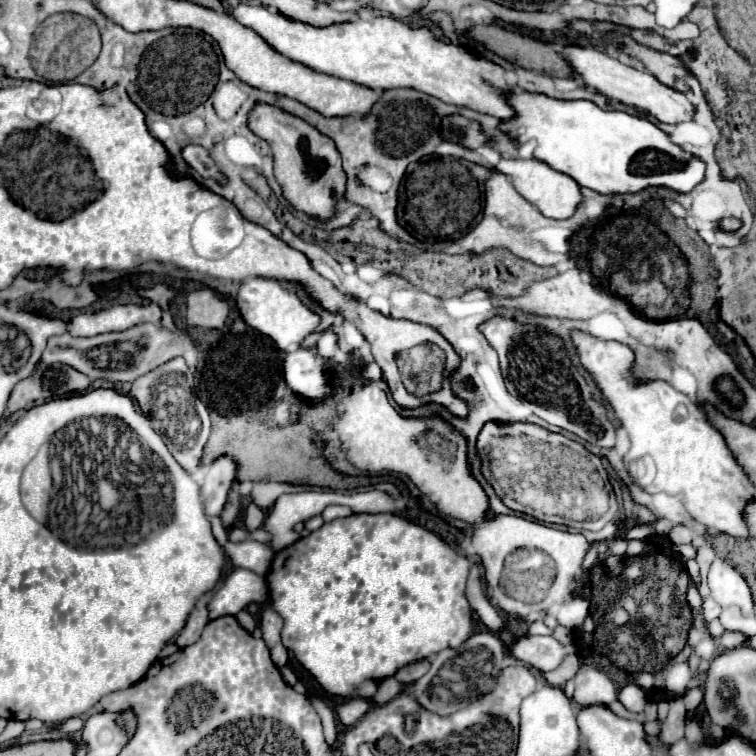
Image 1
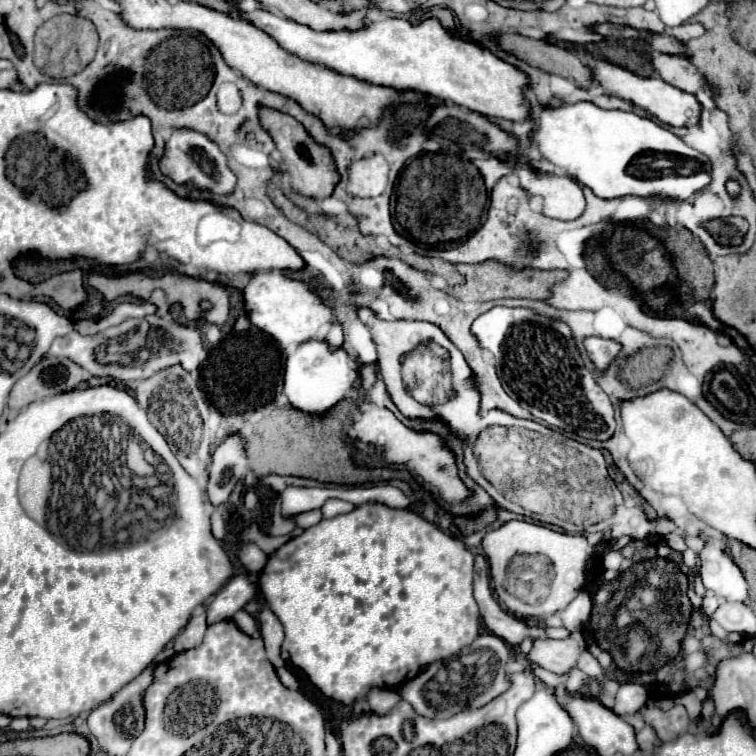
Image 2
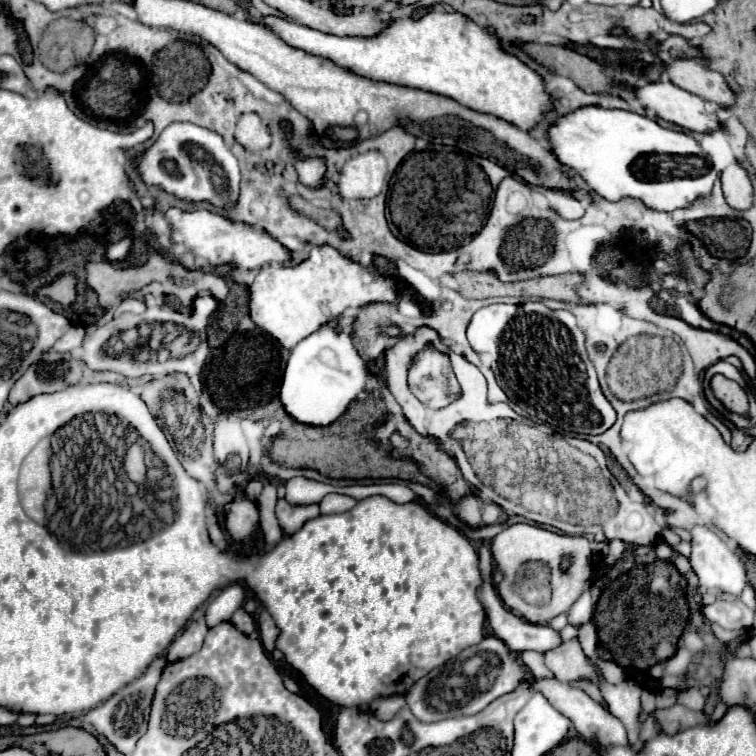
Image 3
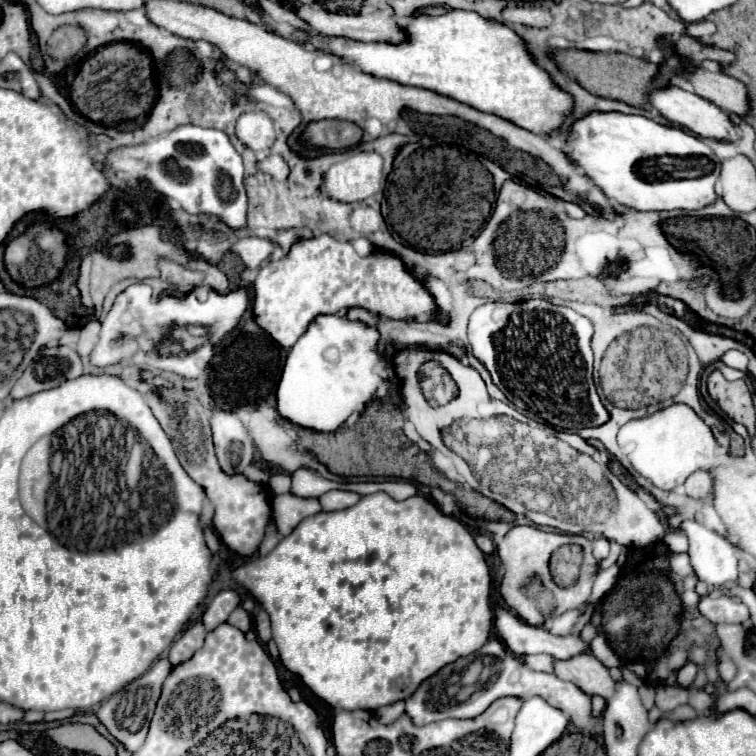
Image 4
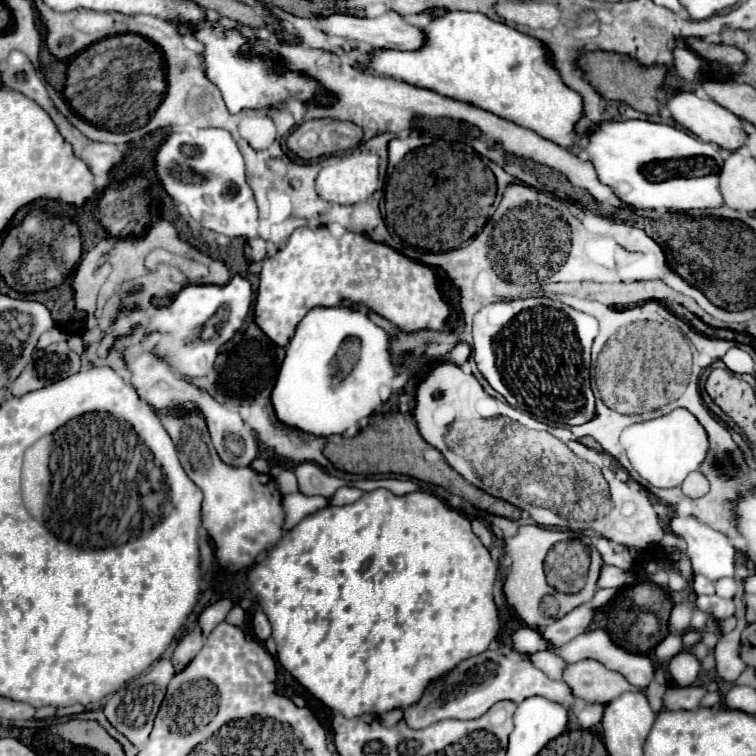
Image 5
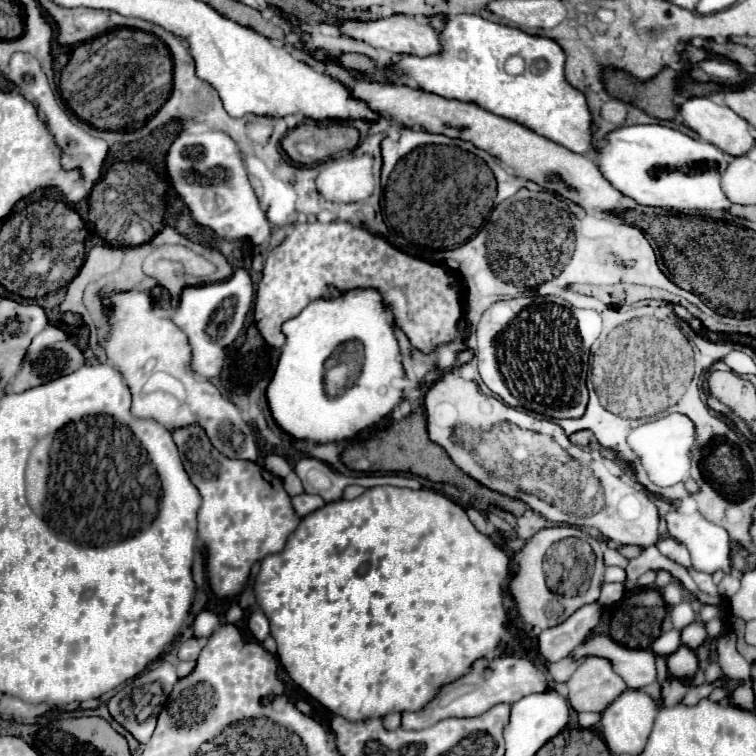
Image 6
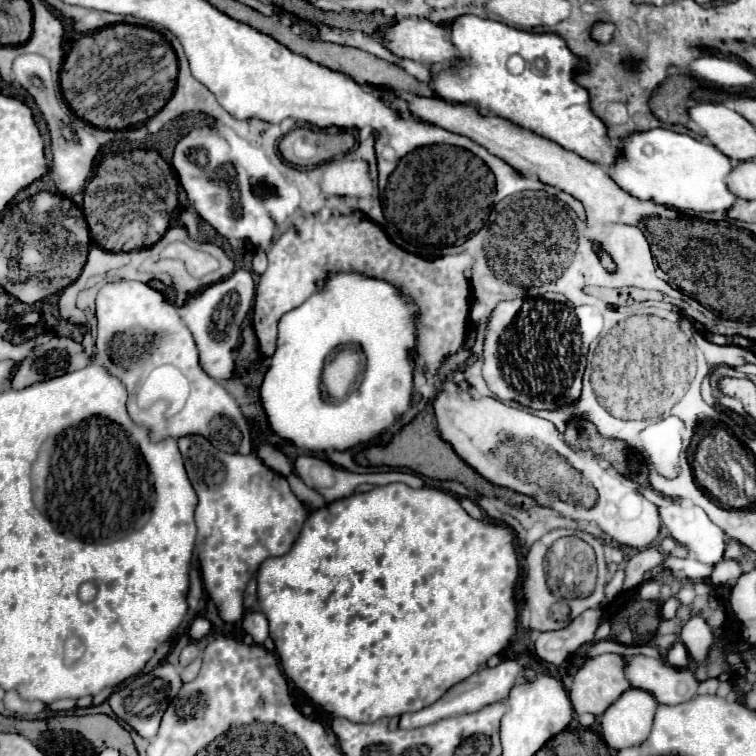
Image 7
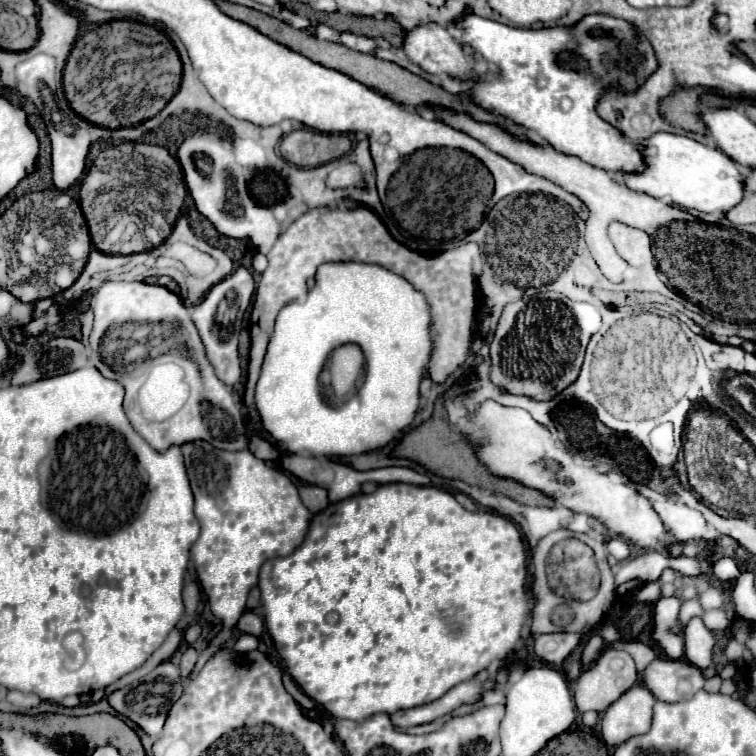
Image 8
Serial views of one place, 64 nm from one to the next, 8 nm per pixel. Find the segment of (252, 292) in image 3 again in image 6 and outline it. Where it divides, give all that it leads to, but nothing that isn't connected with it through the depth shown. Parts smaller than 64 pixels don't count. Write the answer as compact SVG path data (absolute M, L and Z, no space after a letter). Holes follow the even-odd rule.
M308 222L298 224L282 240L282 244L266 256L262 278L256 292L254 320L264 340L270 346L280 348L284 344L284 334L282 334L284 320L298 316L312 300L330 298L332 288L336 292L346 292L348 288L376 288L378 292L384 292L384 304L392 308L394 324L408 336L410 344L422 352L432 352L436 346L456 338L456 324L462 316L460 286L454 276L456 268L458 268L456 262L446 262L444 266L440 266L412 258L390 246L384 238L372 236L366 228L348 222L332 222L332 244L328 244L328 236L324 236L324 228L320 228L320 224L308 224Z

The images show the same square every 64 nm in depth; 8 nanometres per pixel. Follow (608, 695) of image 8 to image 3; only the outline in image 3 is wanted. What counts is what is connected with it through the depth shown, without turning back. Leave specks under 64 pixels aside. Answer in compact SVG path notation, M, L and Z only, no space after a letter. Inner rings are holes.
M578 638L566 640L564 644L560 644L560 648L552 648L552 652L542 652L542 656L544 664L554 672L560 682L588 678L598 684L598 678L594 676L594 670L588 664L588 658L580 648Z

